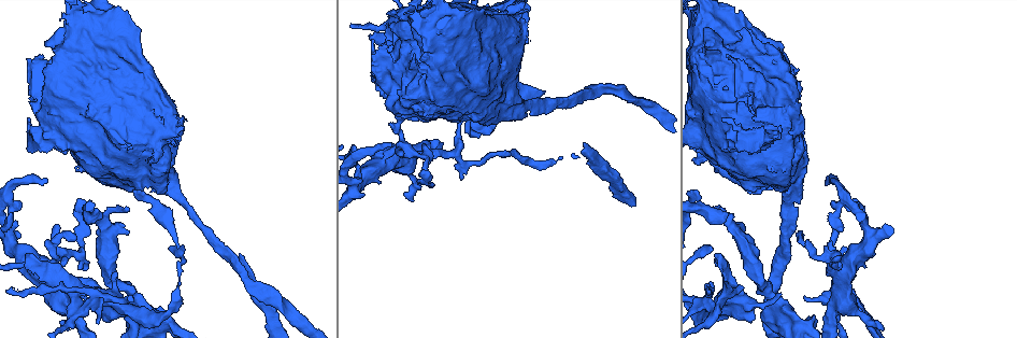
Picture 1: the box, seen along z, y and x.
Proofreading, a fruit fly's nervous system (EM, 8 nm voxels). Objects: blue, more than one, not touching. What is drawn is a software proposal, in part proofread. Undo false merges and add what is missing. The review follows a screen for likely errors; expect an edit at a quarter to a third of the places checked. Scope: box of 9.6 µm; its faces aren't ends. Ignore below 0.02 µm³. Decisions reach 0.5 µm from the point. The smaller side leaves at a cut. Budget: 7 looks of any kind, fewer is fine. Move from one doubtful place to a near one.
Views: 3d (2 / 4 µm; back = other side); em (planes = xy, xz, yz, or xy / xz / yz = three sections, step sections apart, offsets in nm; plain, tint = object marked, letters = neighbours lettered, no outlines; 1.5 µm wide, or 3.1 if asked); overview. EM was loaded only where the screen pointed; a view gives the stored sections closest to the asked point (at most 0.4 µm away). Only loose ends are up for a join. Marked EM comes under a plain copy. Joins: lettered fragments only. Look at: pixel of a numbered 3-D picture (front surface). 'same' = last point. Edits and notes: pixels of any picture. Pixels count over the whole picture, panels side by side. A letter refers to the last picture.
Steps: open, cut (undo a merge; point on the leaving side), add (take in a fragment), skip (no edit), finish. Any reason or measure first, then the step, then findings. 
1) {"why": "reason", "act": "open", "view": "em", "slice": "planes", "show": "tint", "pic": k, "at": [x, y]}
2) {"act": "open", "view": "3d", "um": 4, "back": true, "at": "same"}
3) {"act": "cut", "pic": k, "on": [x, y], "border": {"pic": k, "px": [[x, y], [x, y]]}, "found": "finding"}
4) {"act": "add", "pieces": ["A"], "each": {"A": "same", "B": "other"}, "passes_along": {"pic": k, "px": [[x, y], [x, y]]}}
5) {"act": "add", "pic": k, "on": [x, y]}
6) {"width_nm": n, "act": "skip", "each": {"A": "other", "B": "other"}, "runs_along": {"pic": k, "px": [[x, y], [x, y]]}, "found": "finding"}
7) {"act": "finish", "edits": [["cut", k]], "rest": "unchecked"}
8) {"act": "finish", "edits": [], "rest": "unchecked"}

{"act": "open", "view": "3d", "um": 2, "back": true, "pic": 1, "at": [360, 178]}

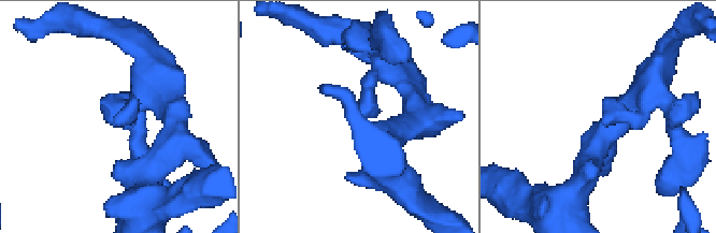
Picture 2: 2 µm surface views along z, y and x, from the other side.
{"act": "open", "view": "em", "slice": "planes", "show": "letters", "pic": 2, "at": [116, 124]}

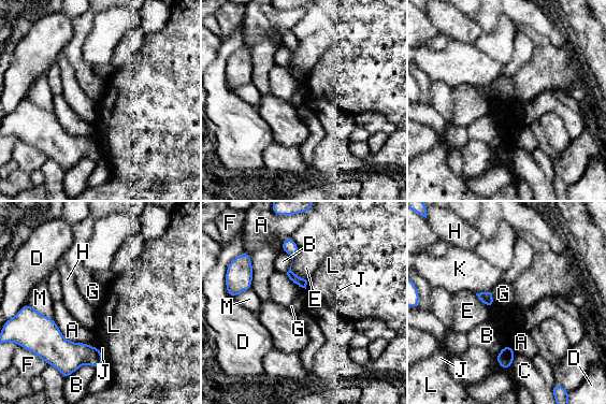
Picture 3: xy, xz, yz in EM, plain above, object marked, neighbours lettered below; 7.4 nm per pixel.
{"act": "skip", "each": {"A": "other", "B": "other", "C": "other", "D": "other", "E": "other", "F": "other", "G": "other", "H": "other", "J": "other", "K": "other", "L": "other", "M": "other"}, "border": {"pic": 3, "px": [[286, 273], [294, 284], [305, 288]]}, "found": "none of them fits"}

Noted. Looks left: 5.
{"why": "free end", "act": "open", "view": "em", "slice": "xy", "step": 8, "show": "tint", "pic": 1, "at": [67, 262]}

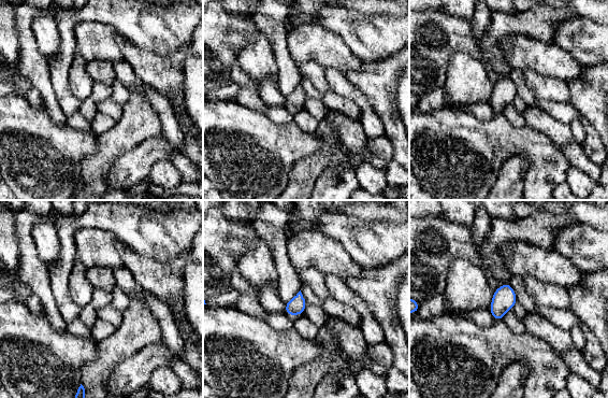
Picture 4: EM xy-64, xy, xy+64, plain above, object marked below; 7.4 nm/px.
{"act": "open", "view": "em", "slice": "xy", "step": 8, "show": "letters", "at": "same"}

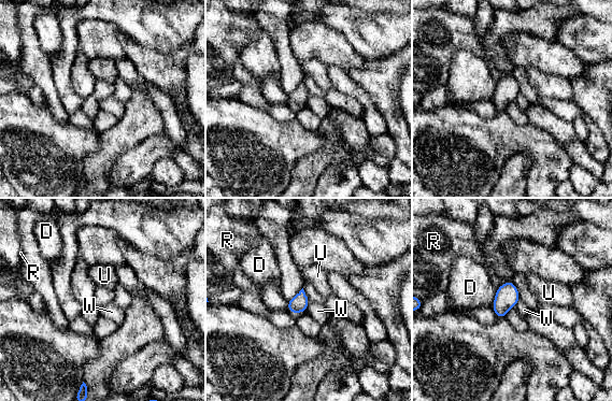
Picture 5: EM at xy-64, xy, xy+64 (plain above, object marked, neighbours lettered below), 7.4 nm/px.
{"act": "skip", "each": {"D": "other", "R": "other", "U": "other", "W": "other"}, "border": {"pic": 5, "px": [[310, 302], [304, 312]]}, "found": "no lettered fragment goes on from it"}

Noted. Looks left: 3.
{"why": "an open end", "act": "open", "view": "3d", "um": 2, "pic": 1, "at": [129, 230]}

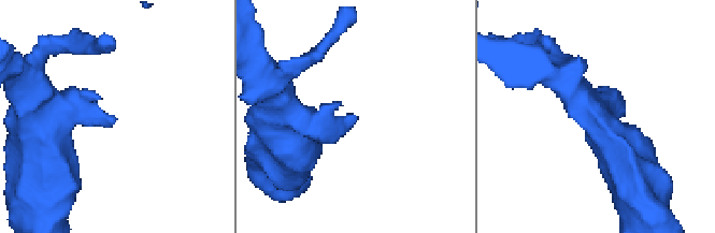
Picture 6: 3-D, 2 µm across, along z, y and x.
{"why": "need the tissue", "act": "open", "view": "em", "slice": "yz", "step": 8, "show": "letters", "pic": 6, "at": [111, 120]}

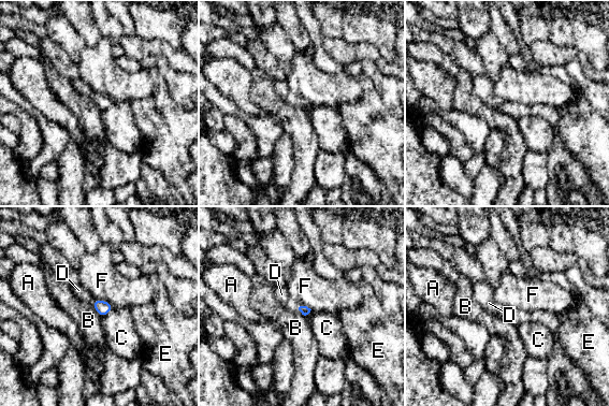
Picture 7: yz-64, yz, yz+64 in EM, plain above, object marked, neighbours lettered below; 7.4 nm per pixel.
{"longest_contact_nm": ["F", 170], "act": "add", "pieces": ["D"], "each": {"A": "other", "B": "other", "C": "other", "D": "same", "E": "other", "F": "other"}, "found": "it goes on there"}

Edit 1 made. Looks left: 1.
{"act": "finish", "edits": [["add", 7]], "rest": "unchecked"}

